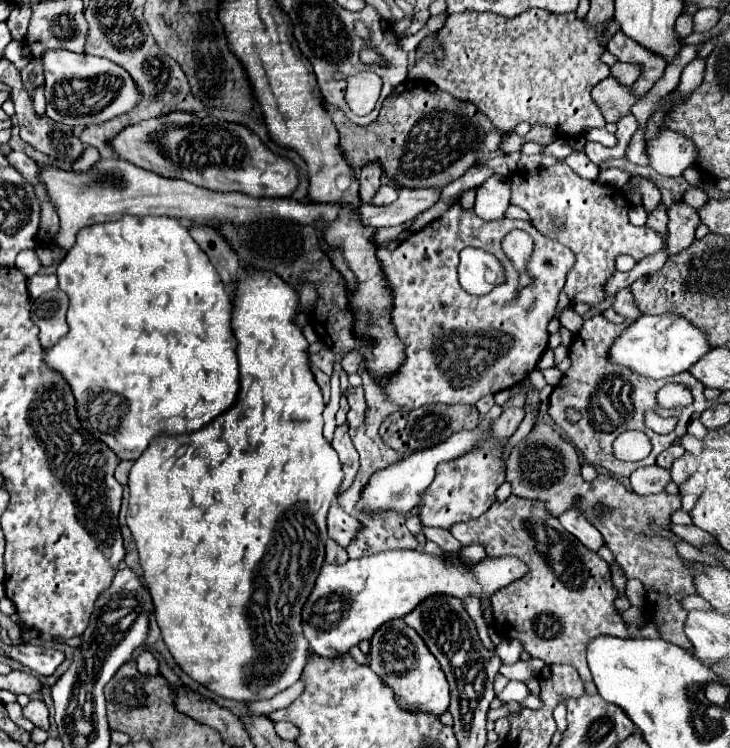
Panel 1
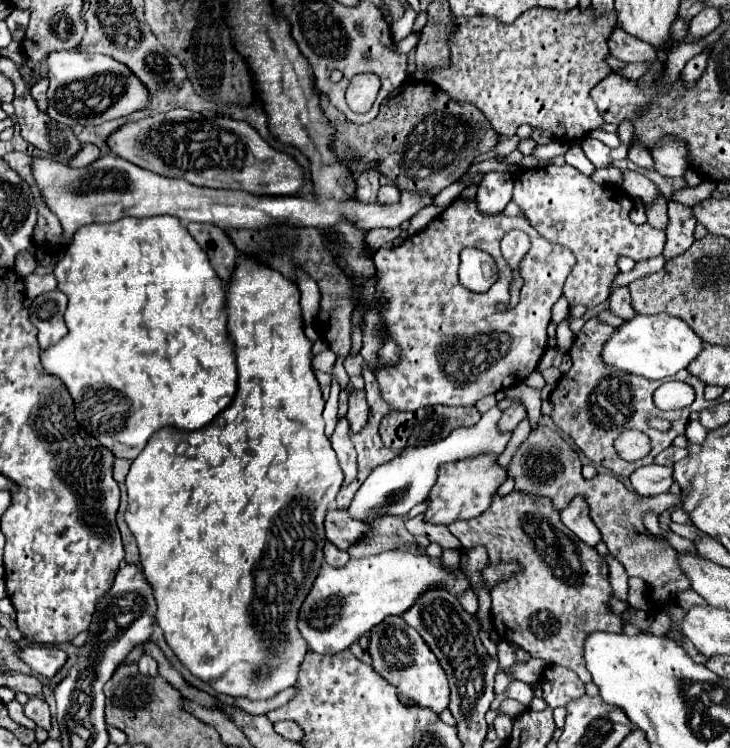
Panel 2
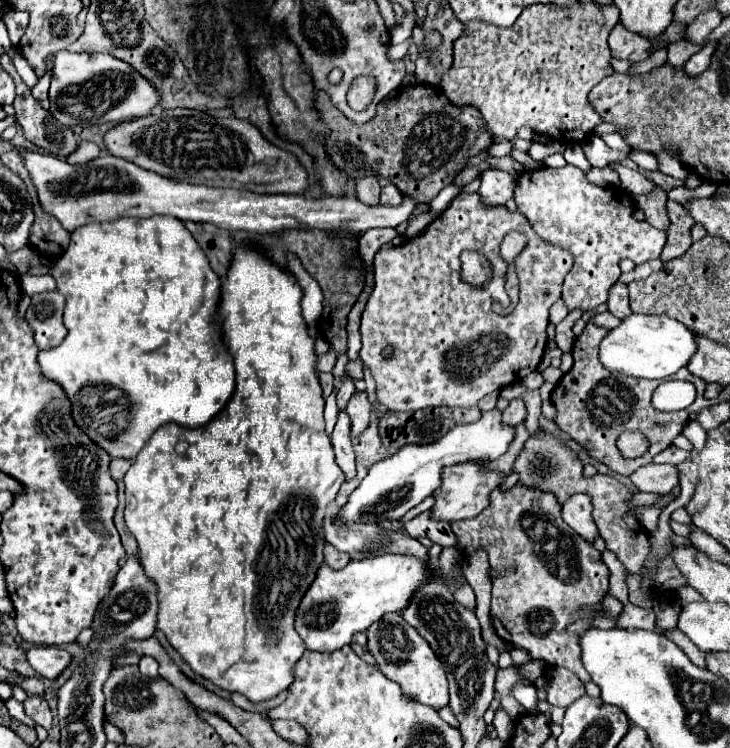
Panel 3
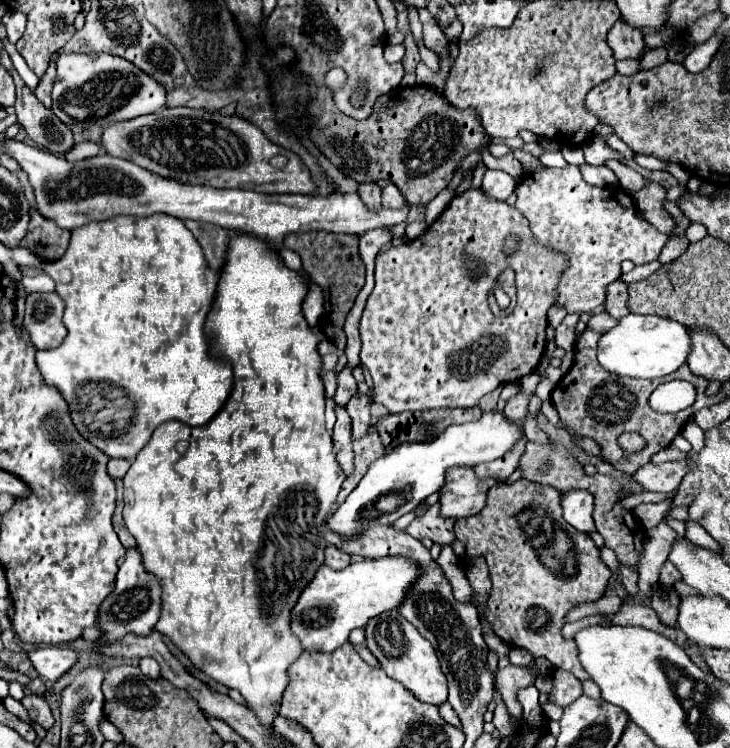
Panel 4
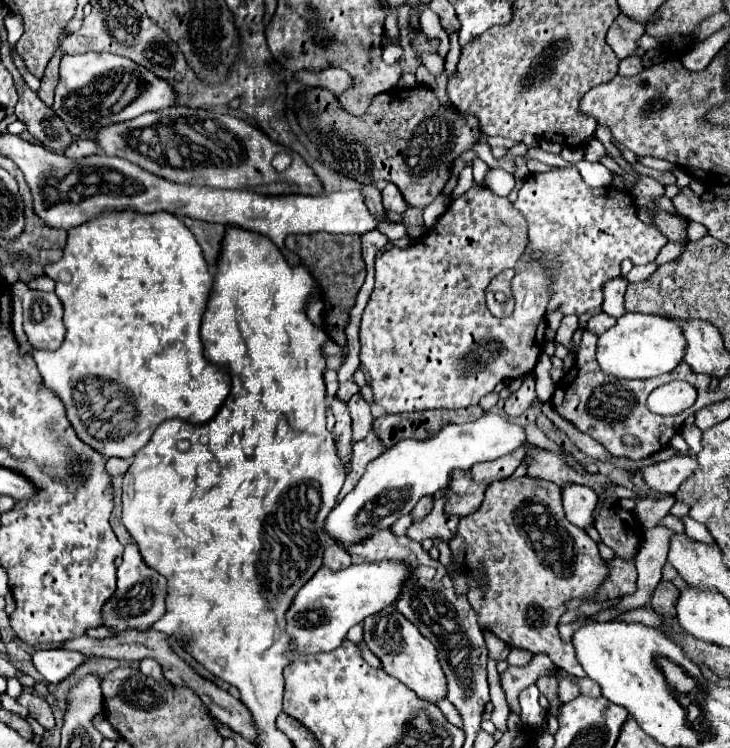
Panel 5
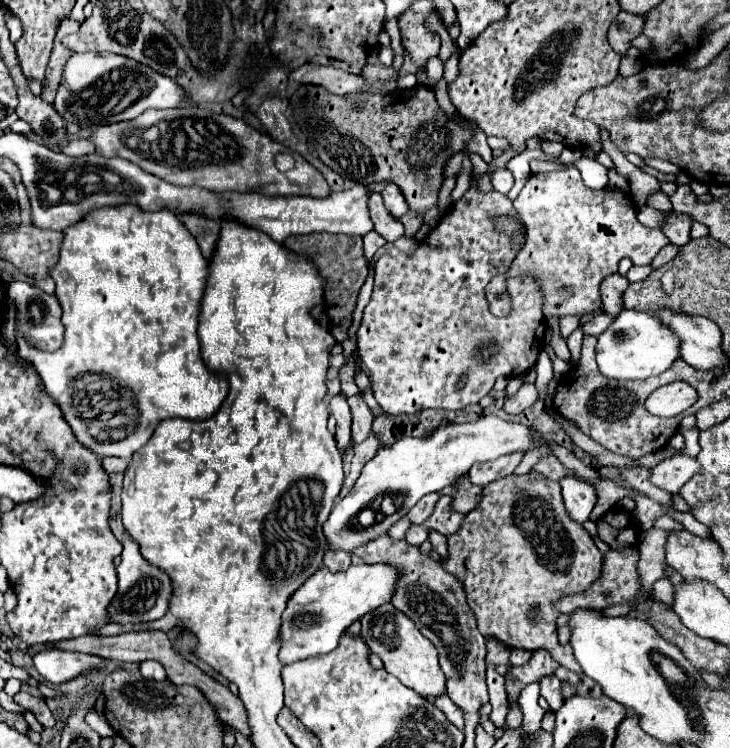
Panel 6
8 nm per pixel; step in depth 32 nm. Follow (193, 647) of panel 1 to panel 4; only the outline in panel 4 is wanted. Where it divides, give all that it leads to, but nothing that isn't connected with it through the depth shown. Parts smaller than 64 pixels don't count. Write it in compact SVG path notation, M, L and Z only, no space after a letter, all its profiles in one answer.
M242 234L242 236L232 236L230 246L228 246L228 258L226 266L220 274L218 290L216 290L216 300L212 304L212 312L208 314L206 320L206 330L212 332L212 350L224 358L228 358L234 366L234 388L230 398L226 400L226 406L218 412L216 418L212 418L206 426L186 426L180 422L164 422L162 426L156 428L152 434L150 442L138 452L134 464L124 476L124 522L130 534L138 542L138 552L142 556L142 564L148 572L152 572L162 586L162 614L160 620L155 625L155 629L162 634L166 634L190 662L208 674L212 680L218 684L224 684L226 688L238 690L250 708L256 712L256 716L272 728L274 714L278 710L278 700L282 698L284 688L288 686L288 668L298 656L302 654L302 644L296 640L296 636L290 630L290 612L296 606L296 600L300 592L308 586L308 582L314 578L316 570L324 562L324 518L328 508L336 502L336 496L340 492L342 482L346 480L346 474L340 470L334 448L332 448L332 438L324 428L324 386L320 378L320 354L316 350L318 342L324 338L324 334L316 328L310 328L308 322L302 316L302 300L308 292L306 276L300 276L294 270L288 270L282 260L270 250L264 240Z

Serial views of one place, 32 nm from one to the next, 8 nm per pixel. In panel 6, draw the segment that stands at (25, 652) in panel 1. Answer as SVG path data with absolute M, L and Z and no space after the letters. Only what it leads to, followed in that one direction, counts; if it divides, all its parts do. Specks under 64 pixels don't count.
M50 648L44 652L34 654L34 666L36 670L48 680L50 684L58 686L64 684L78 674L82 674L88 668L100 668L104 666L102 658L90 656L90 654L80 654L80 652L64 652L58 648Z

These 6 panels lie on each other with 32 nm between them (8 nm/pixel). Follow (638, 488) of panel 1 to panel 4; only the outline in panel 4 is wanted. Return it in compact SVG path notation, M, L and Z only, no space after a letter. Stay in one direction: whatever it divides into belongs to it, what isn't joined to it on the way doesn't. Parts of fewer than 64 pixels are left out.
M680 460L680 462L664 462L664 464L646 464L638 468L632 474L632 480L648 492L664 492L672 494L678 484L682 482L682 476L692 466L692 460Z

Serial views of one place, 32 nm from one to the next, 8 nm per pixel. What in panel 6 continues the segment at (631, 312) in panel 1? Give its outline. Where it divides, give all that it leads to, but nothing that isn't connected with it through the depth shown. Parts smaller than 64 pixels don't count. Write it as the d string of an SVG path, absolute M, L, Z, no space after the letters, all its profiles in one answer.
M614 274L614 276L608 276L600 290L602 290L602 310L610 316L618 316L622 312L622 294L628 286L628 280L620 274Z

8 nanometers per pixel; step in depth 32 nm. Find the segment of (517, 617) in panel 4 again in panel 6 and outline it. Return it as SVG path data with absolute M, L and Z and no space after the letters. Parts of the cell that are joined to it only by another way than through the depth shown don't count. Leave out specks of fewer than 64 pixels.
M528 472L524 476L506 476L484 488L482 502L478 508L462 520L462 526L456 534L448 538L448 558L442 562L444 570L464 580L468 604L478 620L478 630L484 636L494 636L504 642L508 648L524 648L524 650L546 650L552 658L576 672L580 672L580 664L576 664L572 646L562 646L558 642L556 632L556 612L554 604L560 596L584 592L596 576L600 576L602 554L596 548L590 534L568 518L568 512L562 502L560 484L548 480L544 476L536 476L536 472Z

